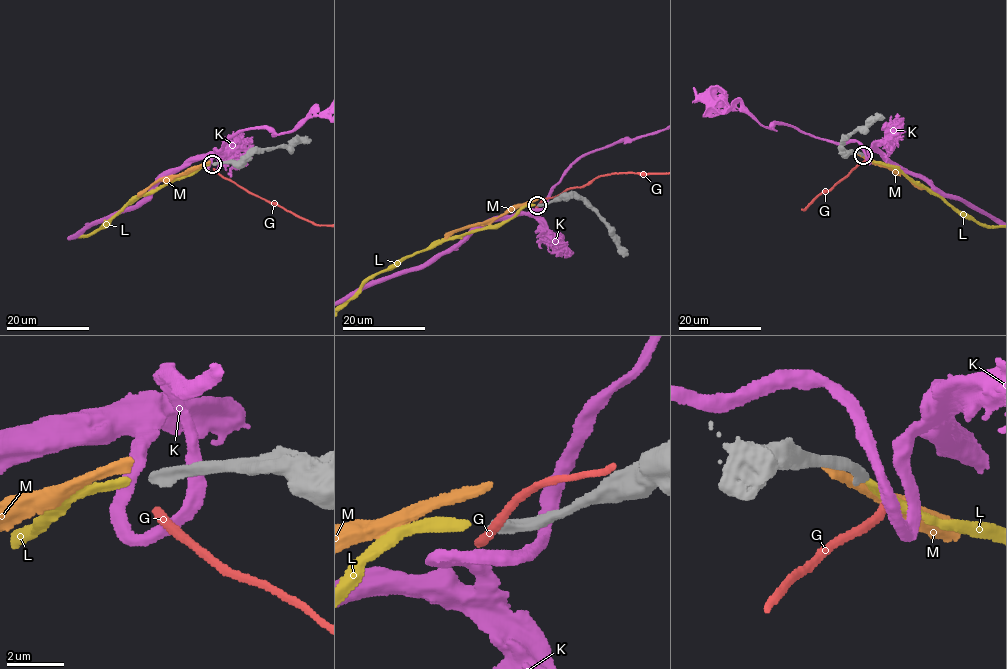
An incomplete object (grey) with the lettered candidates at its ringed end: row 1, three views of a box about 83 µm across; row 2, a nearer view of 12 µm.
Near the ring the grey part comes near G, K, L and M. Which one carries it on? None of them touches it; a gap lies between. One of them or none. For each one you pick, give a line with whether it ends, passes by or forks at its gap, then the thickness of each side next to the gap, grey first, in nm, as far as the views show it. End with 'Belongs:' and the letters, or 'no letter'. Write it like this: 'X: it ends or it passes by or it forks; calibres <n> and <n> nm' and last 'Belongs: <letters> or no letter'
L: it ends; calibres 400 and 280 nm
Belongs: L

